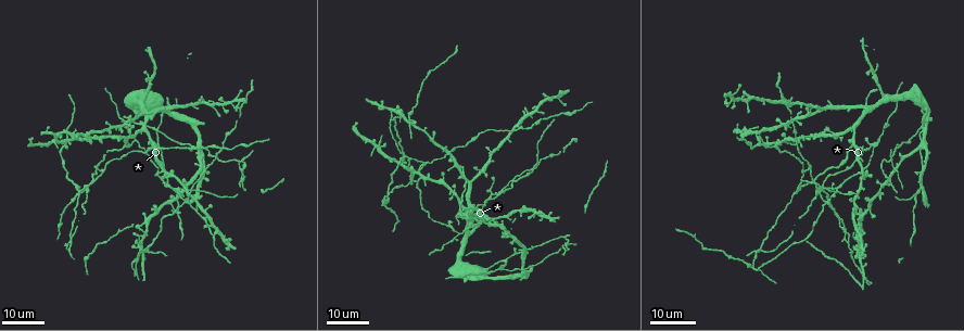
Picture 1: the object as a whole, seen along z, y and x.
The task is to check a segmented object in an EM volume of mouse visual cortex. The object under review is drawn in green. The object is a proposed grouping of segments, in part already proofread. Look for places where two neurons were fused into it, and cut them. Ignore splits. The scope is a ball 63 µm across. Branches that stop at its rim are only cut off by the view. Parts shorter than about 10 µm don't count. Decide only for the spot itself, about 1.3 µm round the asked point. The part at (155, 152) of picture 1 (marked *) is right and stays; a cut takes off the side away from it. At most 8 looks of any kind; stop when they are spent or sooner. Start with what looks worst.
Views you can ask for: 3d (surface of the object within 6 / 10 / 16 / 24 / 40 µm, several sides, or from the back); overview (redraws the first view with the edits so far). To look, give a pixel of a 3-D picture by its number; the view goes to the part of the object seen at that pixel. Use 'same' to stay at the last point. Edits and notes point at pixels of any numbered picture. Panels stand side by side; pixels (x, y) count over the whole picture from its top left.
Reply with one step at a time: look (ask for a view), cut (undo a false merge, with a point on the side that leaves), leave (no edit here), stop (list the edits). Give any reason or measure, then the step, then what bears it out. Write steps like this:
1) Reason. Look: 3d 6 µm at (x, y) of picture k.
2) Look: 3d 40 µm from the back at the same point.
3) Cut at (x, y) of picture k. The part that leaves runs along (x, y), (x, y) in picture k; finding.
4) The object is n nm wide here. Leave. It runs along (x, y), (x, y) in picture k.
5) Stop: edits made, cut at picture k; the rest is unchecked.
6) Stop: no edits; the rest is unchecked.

Three arms meet. Look: 3d 16 µm at (160, 167) of picture 1.

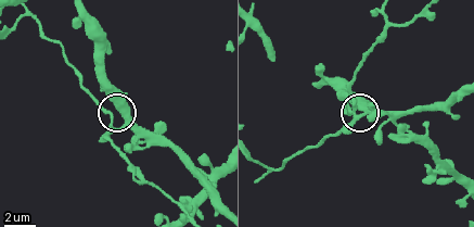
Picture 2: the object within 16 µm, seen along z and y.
Look: 3d 10 µm at (109, 115) of picture 2.

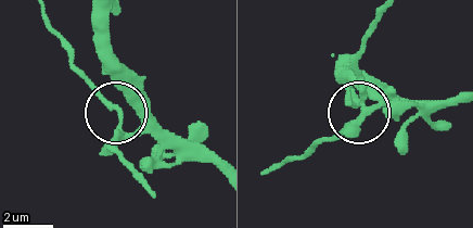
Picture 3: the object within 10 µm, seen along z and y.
Leave. All the same neuron.

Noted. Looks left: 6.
Three-way junction. Look: 3d 16 µm at (797, 191) of picture 1.

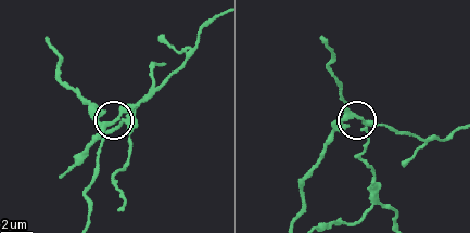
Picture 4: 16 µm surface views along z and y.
Look: 3d 6 µm at (349, 116) of picture 4.

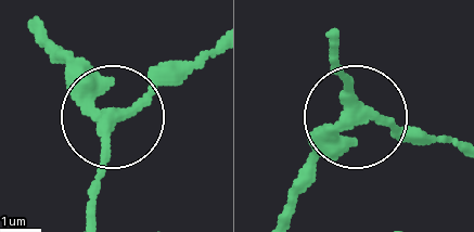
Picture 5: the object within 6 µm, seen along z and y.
Leave. It runs along (330, 38), (347, 117), (305, 169) in picture 5; all the same neuron.

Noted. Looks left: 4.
A fork. Look: 3d 24 µm at (412, 178) of picture 1.

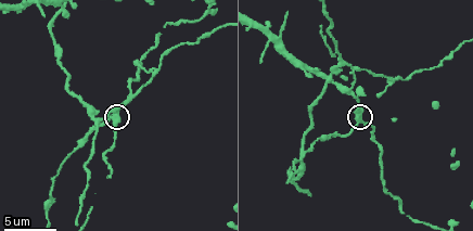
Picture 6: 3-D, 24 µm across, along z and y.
Look: 3d 6 µm at (359, 119) of picture 6.

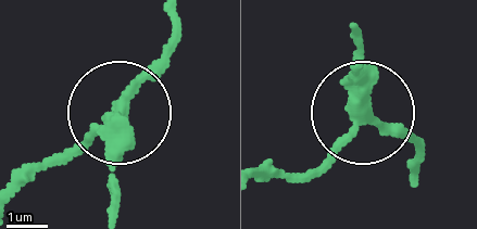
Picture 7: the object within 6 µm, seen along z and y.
Other side. Look: 3d 6 µm from the back at (359, 116) of picture 7.

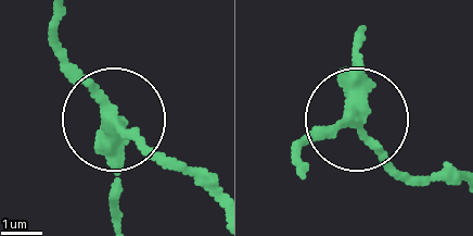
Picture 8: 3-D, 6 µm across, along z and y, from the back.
3 arms meet here. Leave. It runs along (58, 15), (58, 47), (78, 88), (168, 168) in picture 8; all the same neuron.

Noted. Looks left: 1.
Stop: no edits; the rest is unchecked.

